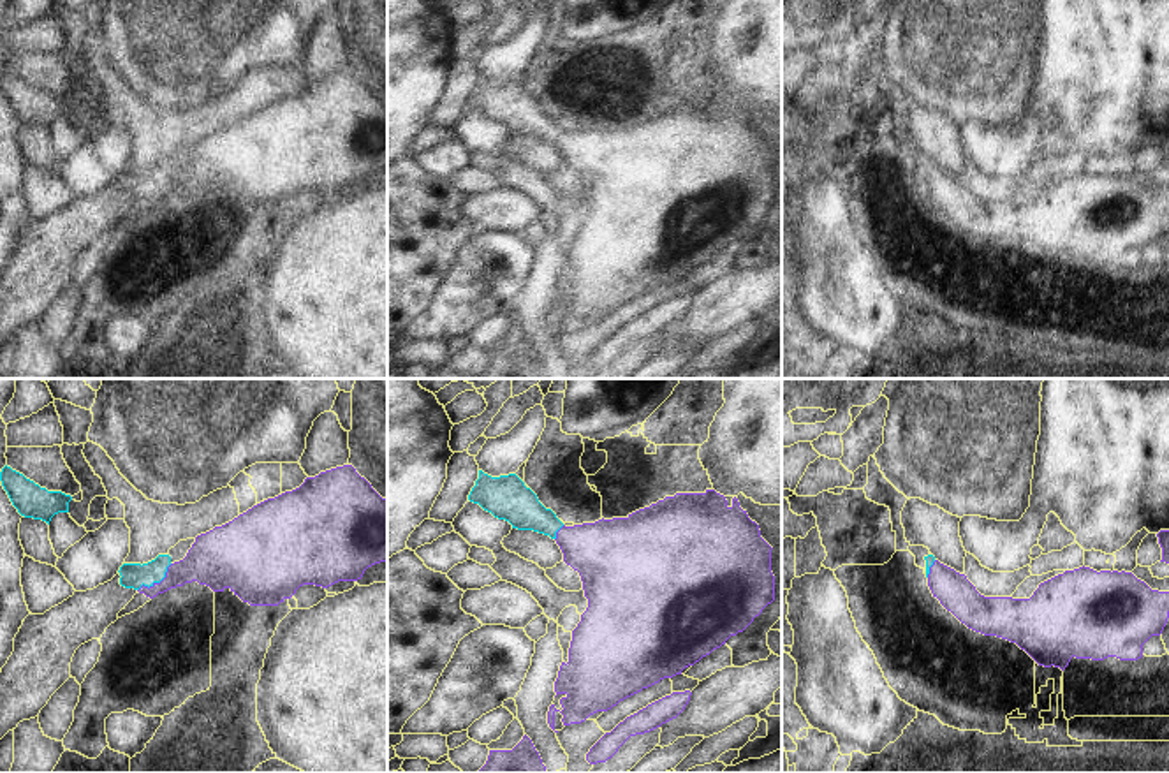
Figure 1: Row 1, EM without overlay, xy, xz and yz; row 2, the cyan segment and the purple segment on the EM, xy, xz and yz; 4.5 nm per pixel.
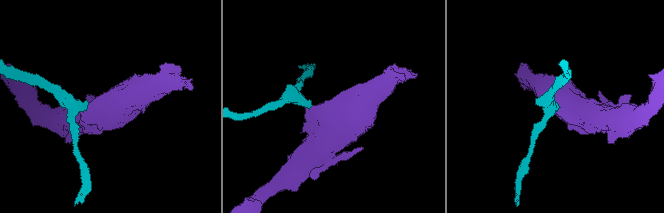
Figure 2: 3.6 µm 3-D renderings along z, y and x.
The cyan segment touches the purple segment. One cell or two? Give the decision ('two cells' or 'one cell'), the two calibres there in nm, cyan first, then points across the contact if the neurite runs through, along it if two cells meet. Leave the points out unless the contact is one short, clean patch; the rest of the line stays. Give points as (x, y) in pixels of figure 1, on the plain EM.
one cell; calibres 110 and 200 nm; way xy (134, 182), (157, 187), (208, 168)

